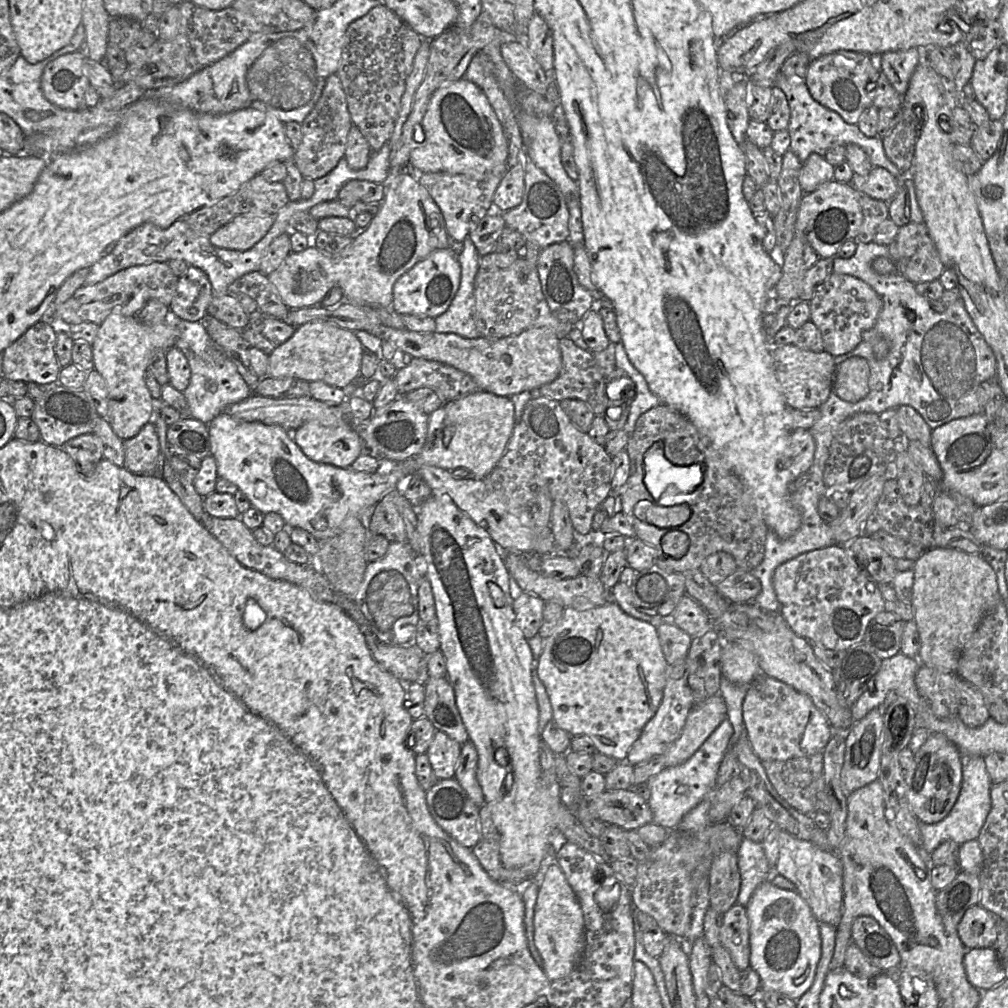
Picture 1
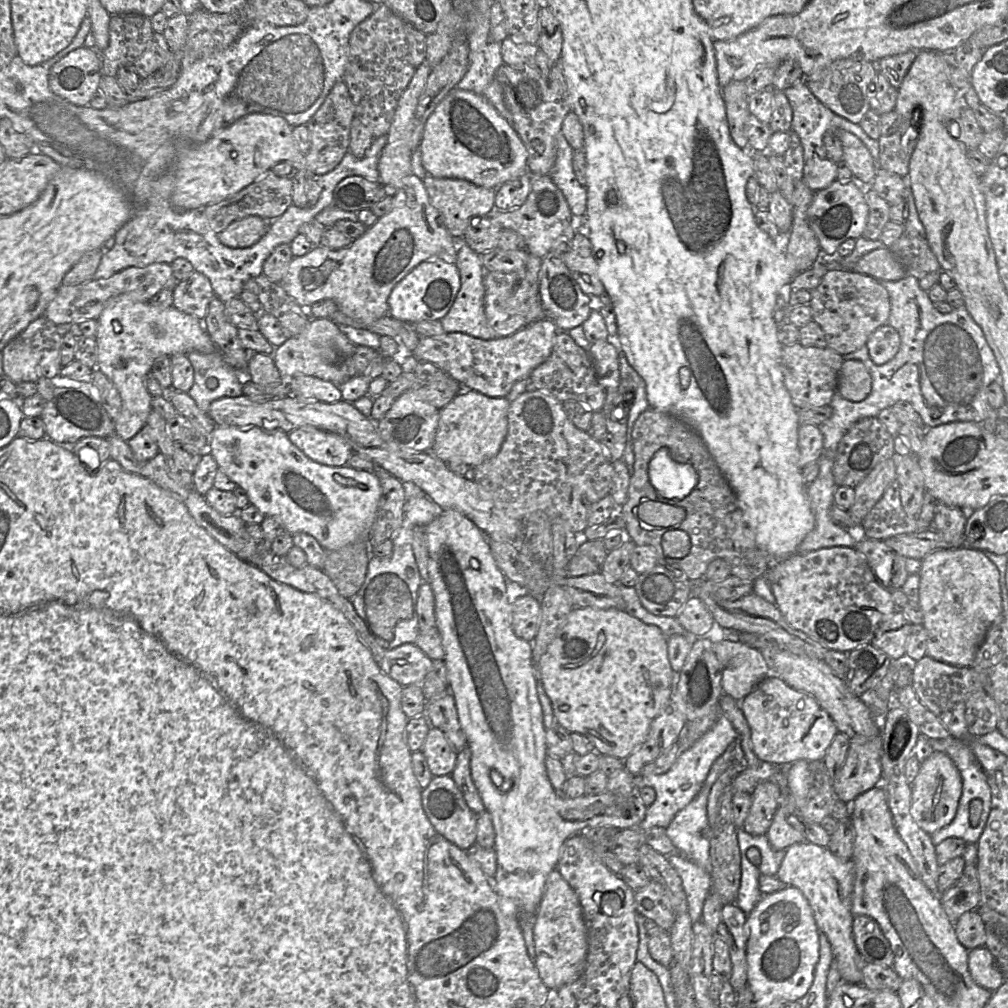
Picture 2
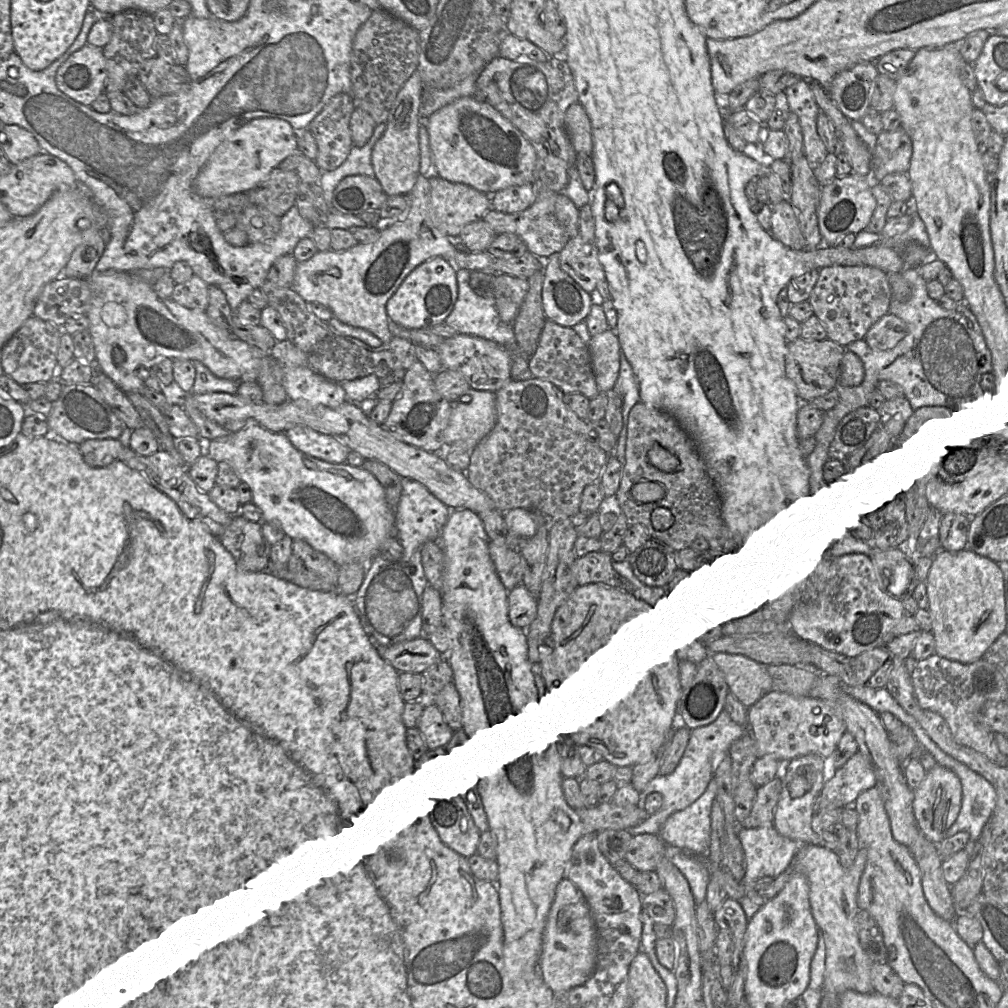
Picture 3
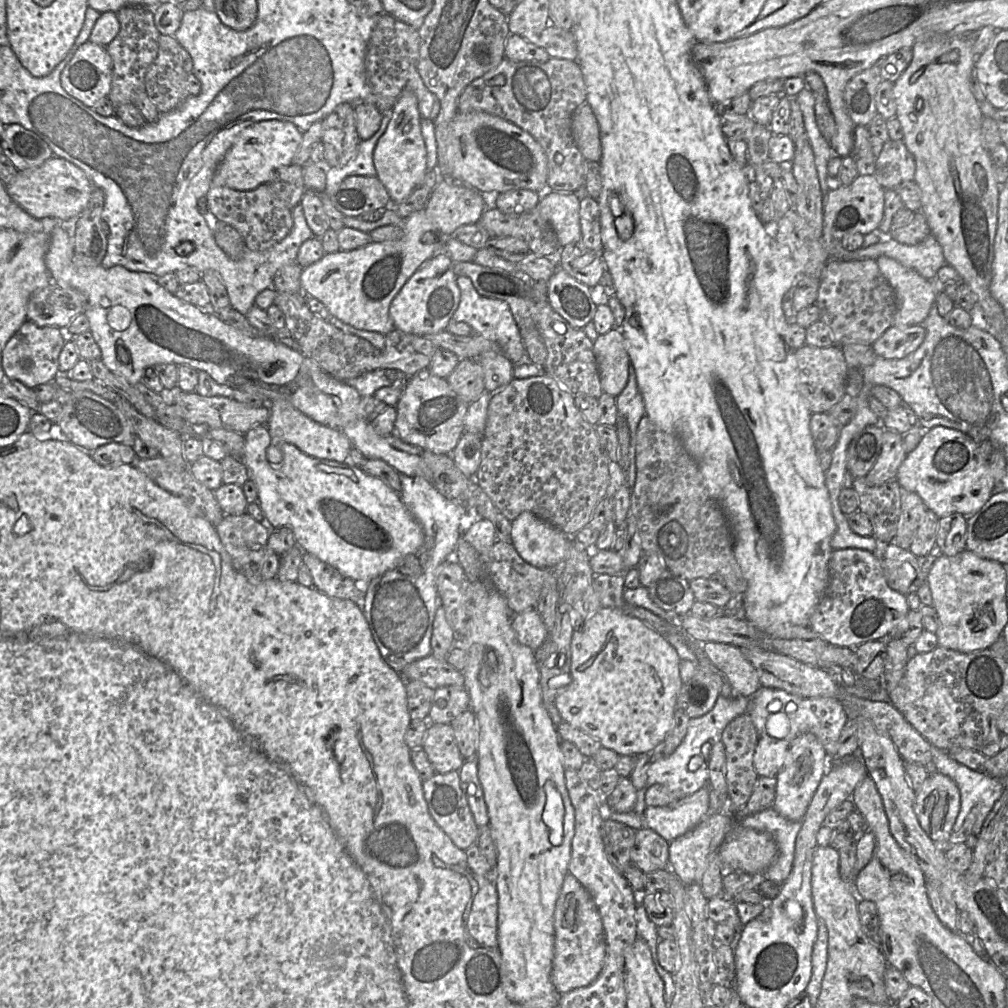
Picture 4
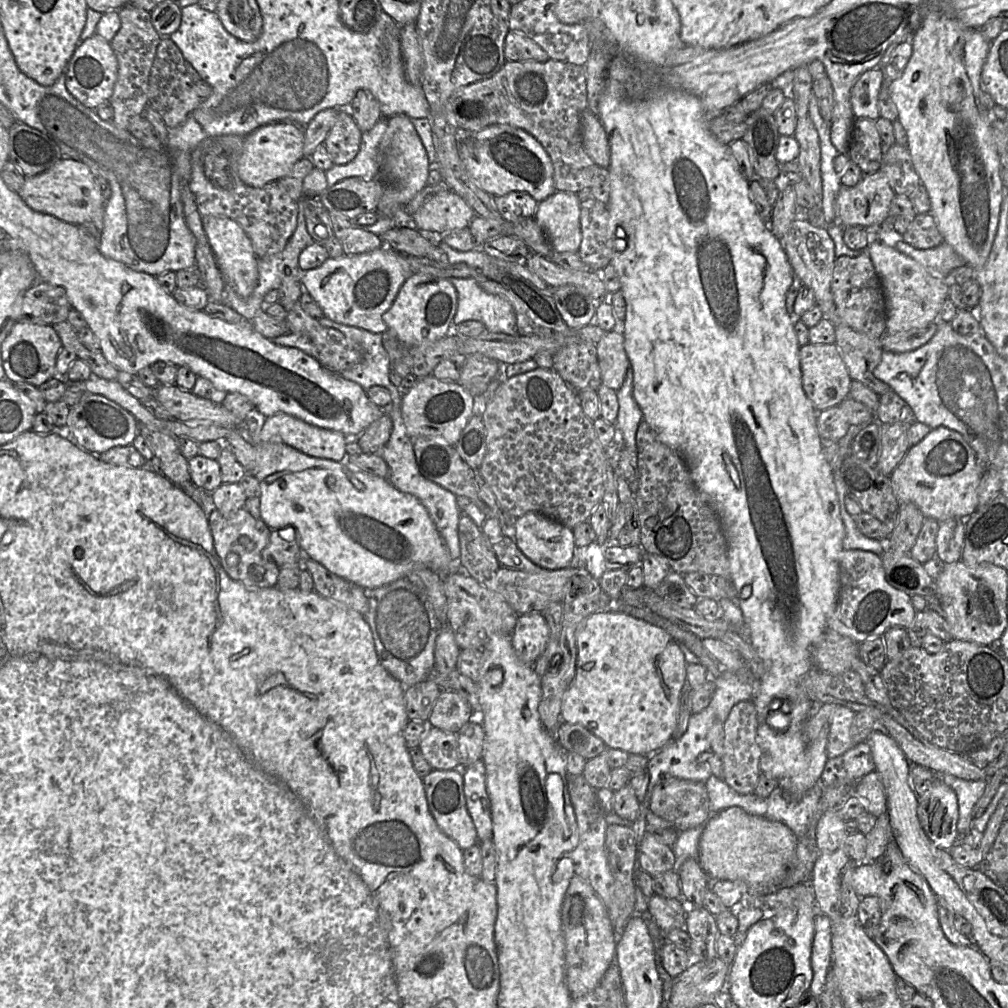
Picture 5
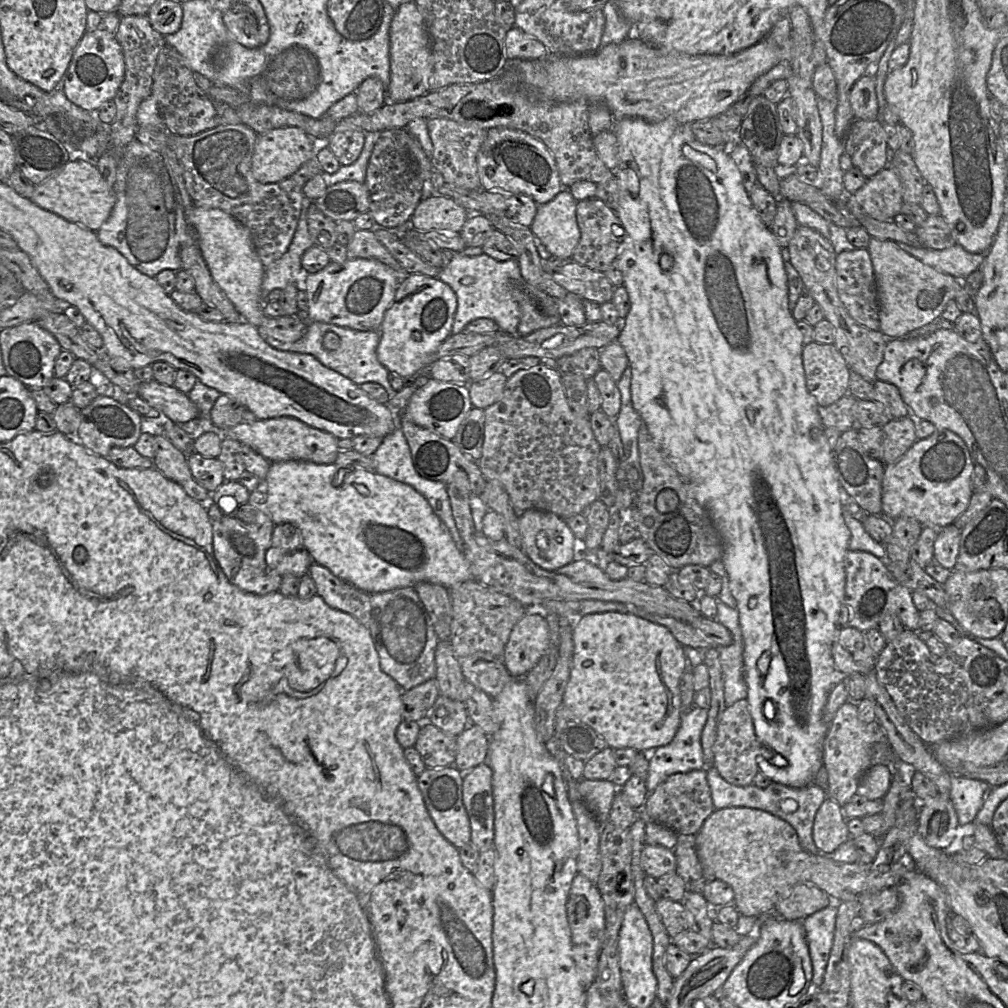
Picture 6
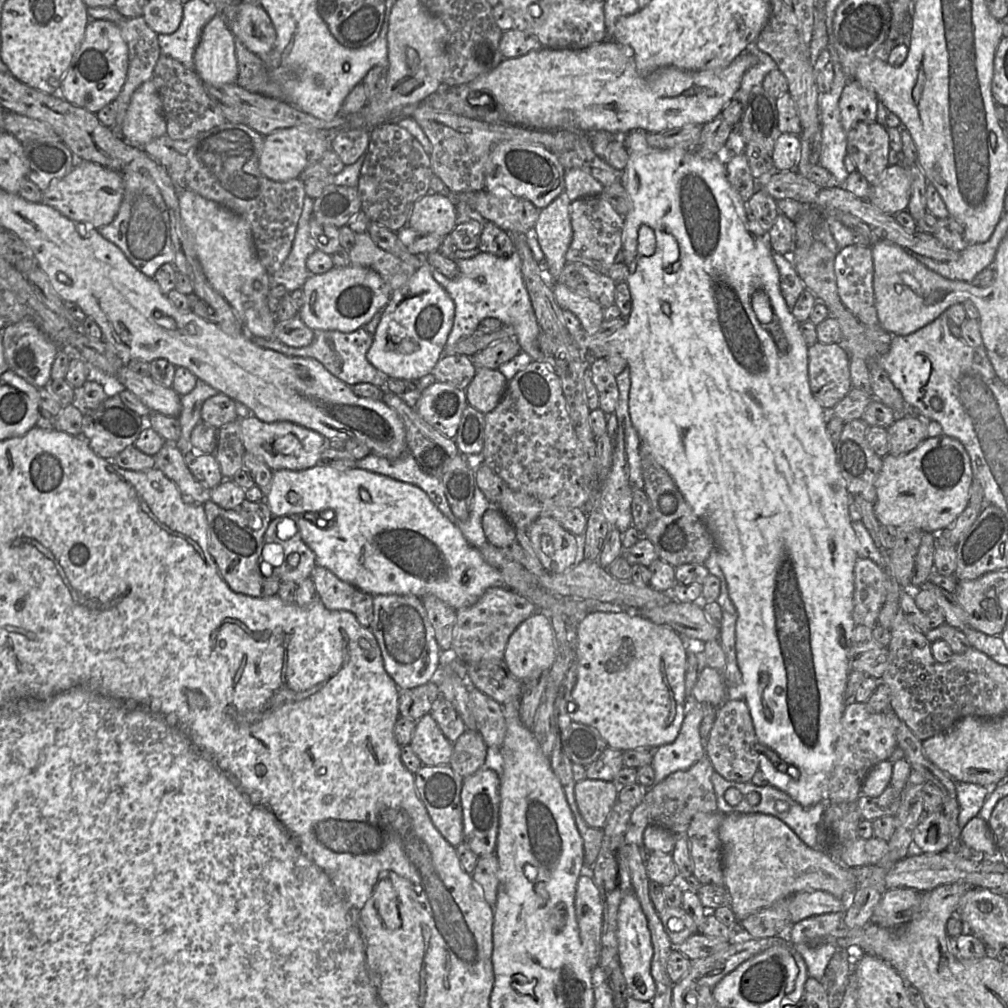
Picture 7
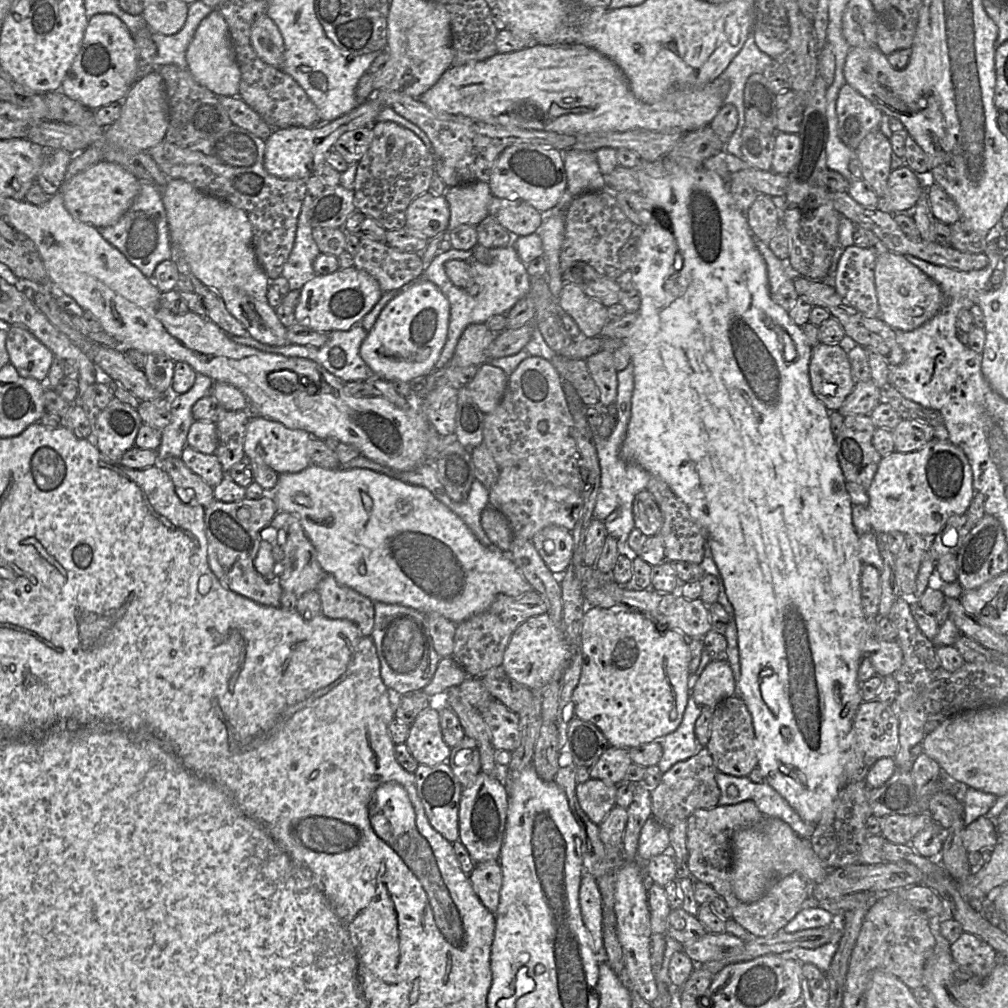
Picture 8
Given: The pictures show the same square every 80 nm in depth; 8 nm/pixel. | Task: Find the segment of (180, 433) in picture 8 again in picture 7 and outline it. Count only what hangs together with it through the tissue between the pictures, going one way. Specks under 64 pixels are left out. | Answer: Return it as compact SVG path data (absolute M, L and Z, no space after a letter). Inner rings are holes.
M197 379L195 388L186 395L181 396L181 411L178 421L181 427L181 435L175 443L176 447L184 452L190 447L190 435L194 427L201 422L201 408L210 397L218 394L215 388L204 381Z

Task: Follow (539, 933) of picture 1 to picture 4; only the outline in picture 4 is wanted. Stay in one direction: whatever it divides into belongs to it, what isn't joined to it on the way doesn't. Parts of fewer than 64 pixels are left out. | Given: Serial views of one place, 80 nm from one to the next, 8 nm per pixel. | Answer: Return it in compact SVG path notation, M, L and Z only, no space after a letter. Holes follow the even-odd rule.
M567 873L554 911L554 956L551 982L563 994L585 987L600 974L606 955L605 933L598 908L587 889Z

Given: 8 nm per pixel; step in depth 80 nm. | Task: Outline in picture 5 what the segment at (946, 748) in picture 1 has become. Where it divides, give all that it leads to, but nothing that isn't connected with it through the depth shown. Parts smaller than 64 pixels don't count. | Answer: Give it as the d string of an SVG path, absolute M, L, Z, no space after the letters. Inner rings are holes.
M937 775L933 786L918 797L917 816L932 843L949 851L958 841L958 802L955 791Z

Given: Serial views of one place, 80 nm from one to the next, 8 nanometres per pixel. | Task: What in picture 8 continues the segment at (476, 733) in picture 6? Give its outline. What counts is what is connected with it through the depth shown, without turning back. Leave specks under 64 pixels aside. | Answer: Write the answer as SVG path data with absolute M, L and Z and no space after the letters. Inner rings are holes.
M465 736L458 745L451 748L447 762L462 789L472 785L481 772L480 753L475 740Z

